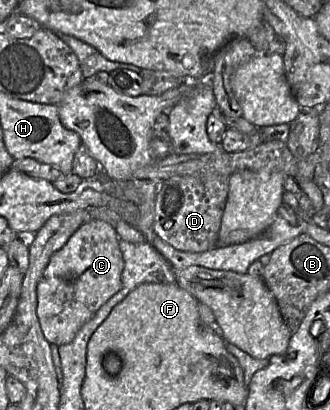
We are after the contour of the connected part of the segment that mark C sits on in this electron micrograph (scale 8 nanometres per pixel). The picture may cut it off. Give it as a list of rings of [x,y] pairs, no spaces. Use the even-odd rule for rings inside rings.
[[[90,218],[50,258],[36,288],[37,317],[51,345],[70,343],[80,329],[122,287],[120,238],[109,222]]]

